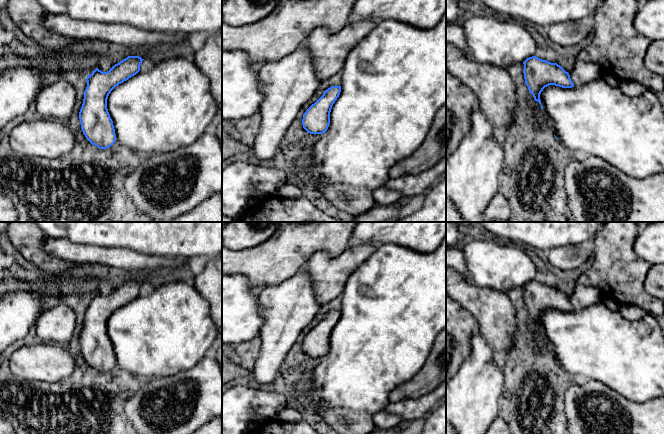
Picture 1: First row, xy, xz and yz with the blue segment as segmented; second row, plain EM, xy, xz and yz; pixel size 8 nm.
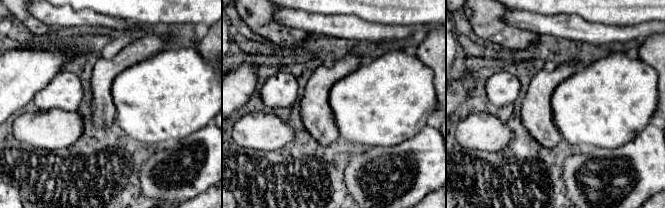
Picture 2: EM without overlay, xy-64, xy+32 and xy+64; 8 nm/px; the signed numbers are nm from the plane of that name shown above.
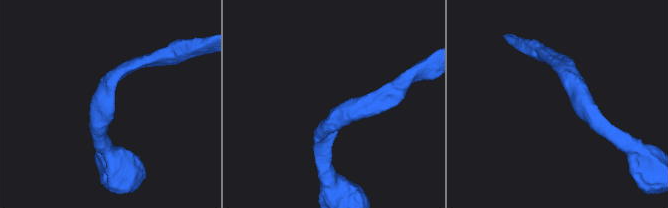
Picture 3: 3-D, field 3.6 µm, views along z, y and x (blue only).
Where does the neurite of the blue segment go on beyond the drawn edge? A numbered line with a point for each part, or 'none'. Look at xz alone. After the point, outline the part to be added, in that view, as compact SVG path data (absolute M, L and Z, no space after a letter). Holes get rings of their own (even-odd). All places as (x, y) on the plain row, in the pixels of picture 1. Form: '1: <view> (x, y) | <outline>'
none

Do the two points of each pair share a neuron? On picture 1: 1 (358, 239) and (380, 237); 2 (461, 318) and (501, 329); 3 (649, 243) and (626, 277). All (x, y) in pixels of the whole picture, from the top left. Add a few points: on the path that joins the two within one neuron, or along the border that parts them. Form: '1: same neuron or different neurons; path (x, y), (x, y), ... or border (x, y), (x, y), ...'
1: same neuron; path (363, 237), (375, 237)
2: different neurons; border (461, 305), (476, 320), (479, 331)
3: different neurons; border (636, 234), (634, 252), (651, 264)

